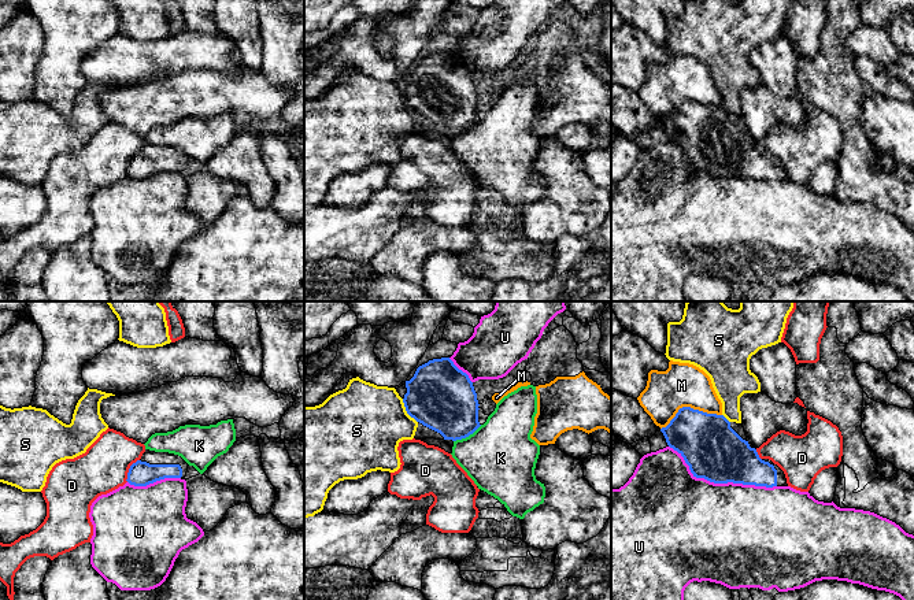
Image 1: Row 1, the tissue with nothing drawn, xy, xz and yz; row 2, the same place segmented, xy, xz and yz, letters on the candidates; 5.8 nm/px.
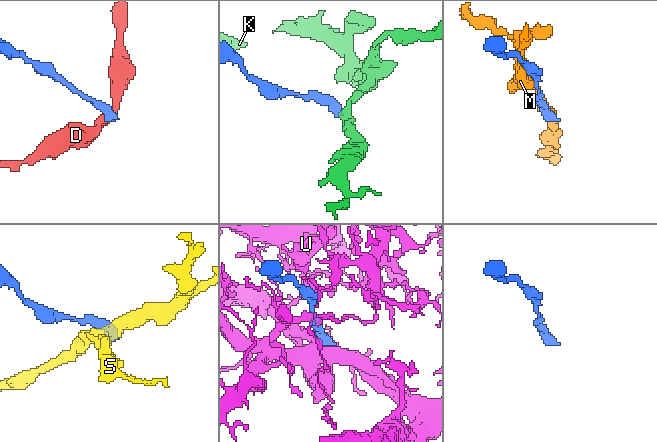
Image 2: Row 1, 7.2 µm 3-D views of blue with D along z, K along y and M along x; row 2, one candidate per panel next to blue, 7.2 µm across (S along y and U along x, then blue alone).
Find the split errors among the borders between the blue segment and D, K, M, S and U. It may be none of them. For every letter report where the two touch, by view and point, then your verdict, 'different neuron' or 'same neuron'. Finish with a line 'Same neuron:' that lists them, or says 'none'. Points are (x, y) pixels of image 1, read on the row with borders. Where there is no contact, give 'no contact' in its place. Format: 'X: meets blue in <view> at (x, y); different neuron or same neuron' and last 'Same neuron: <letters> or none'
D: meets blue in xy at (129, 470); different neuron
K: meets blue in xz at (467, 436); different neuron
M: meets blue in yz at (689, 407); different neuron
S: meets blue in xz at (406, 410); different neuron
U: meets blue in yz at (720, 482); different neuron
Same neuron: none

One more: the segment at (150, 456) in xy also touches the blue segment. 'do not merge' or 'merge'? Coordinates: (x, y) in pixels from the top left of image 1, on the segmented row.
merge

